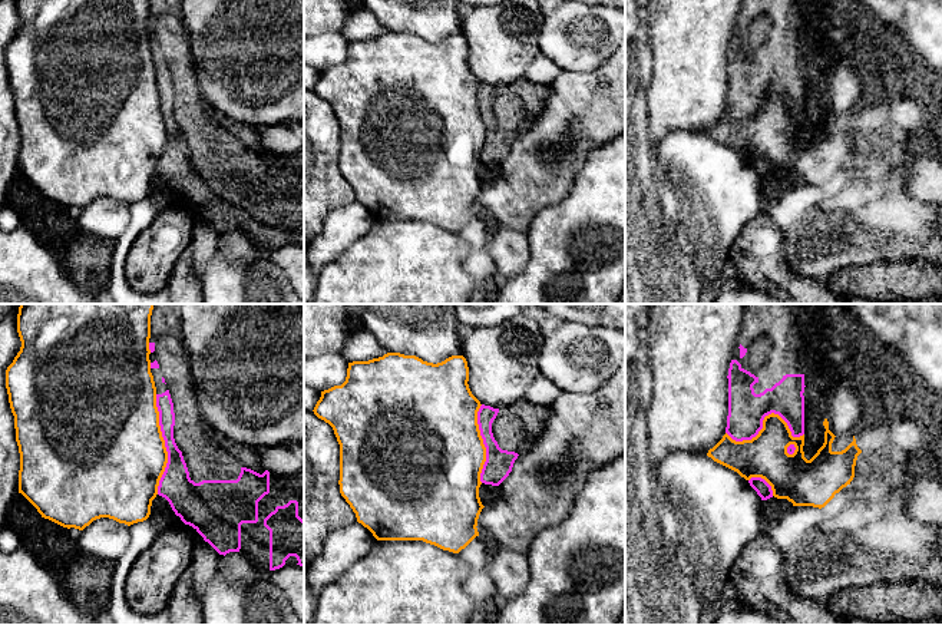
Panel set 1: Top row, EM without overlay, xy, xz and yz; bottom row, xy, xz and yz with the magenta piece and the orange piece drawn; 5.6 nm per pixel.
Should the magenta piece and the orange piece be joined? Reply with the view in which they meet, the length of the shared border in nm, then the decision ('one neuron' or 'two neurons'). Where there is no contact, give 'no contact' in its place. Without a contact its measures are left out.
xy | 550 nm | two neurons

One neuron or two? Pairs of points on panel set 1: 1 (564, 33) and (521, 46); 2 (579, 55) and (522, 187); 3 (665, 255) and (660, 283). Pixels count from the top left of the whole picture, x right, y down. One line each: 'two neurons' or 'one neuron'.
1: two neurons
2: two neurons
3: one neuron

